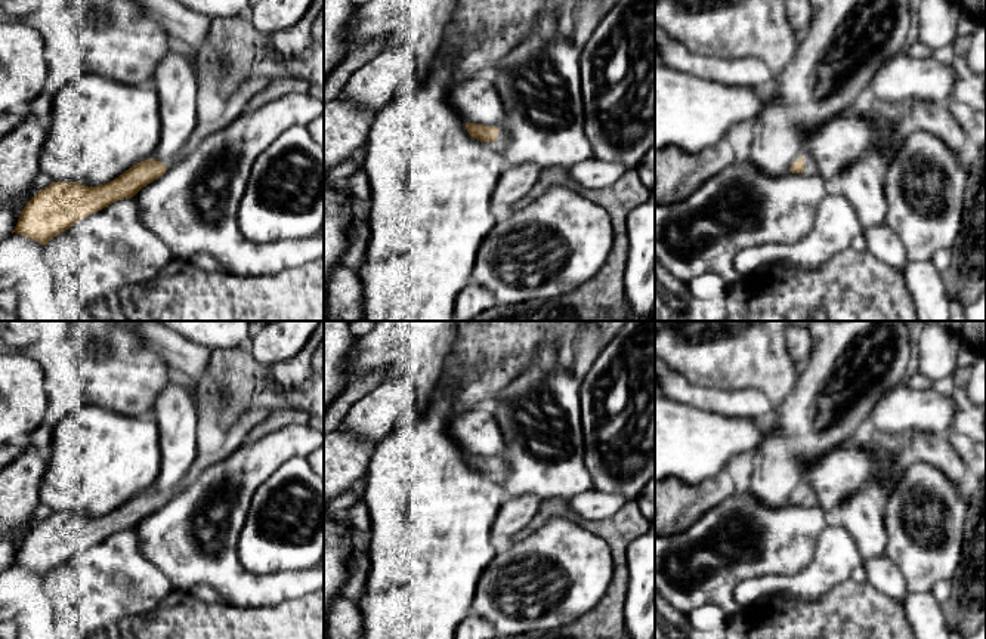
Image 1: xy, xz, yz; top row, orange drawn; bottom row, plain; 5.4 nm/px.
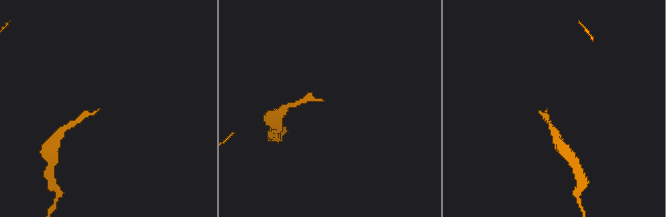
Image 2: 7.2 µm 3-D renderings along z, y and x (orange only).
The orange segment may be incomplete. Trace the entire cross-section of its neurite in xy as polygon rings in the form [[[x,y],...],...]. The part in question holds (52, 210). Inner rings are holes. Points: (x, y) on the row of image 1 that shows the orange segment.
[[[148,158],[114,180],[86,186],[78,182],[52,182],[22,209],[12,231],[46,246],[53,237],[109,204],[135,197],[142,188],[163,176],[180,158],[155,161]]]

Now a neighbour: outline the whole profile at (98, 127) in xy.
[[[84,72],[53,93],[47,118],[47,139],[40,157],[40,170],[52,179],[69,179],[86,186],[108,183],[135,164],[148,160],[160,143],[161,120],[157,90],[120,83],[96,72]]]

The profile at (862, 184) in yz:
[[[859,158],[832,182],[832,188],[854,207],[863,228],[885,223],[884,167],[877,158]]]

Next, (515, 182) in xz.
[[[532,163],[506,166],[492,192],[492,213],[497,219],[510,214],[510,207],[526,197],[538,182],[543,167]]]

